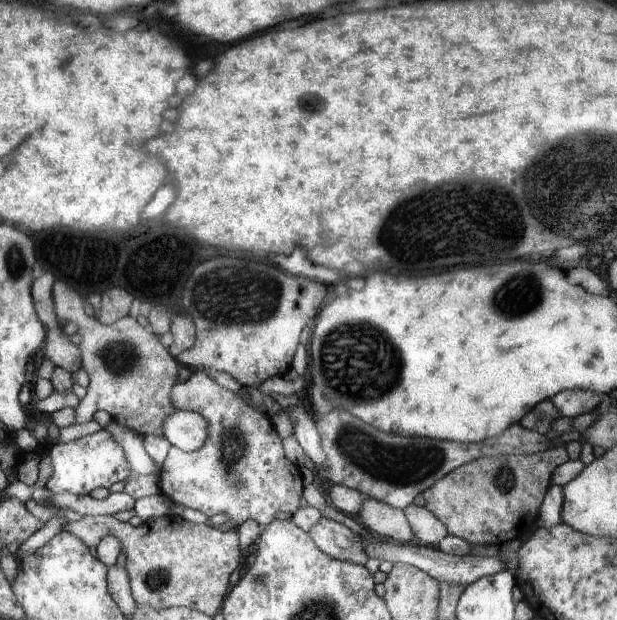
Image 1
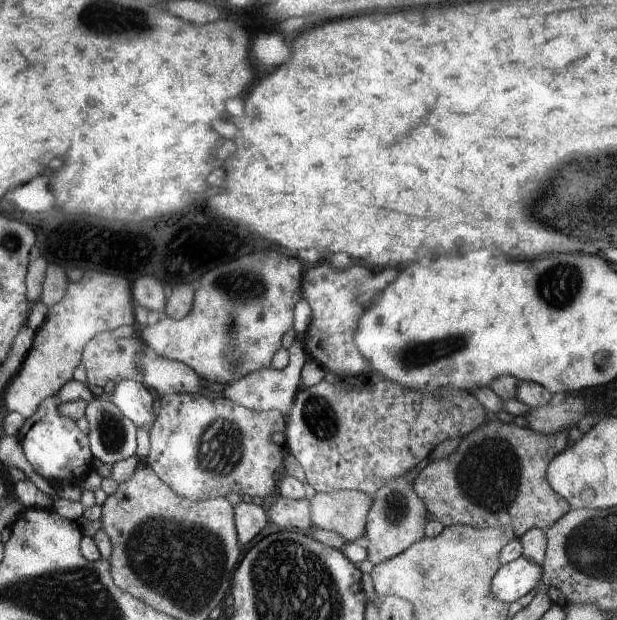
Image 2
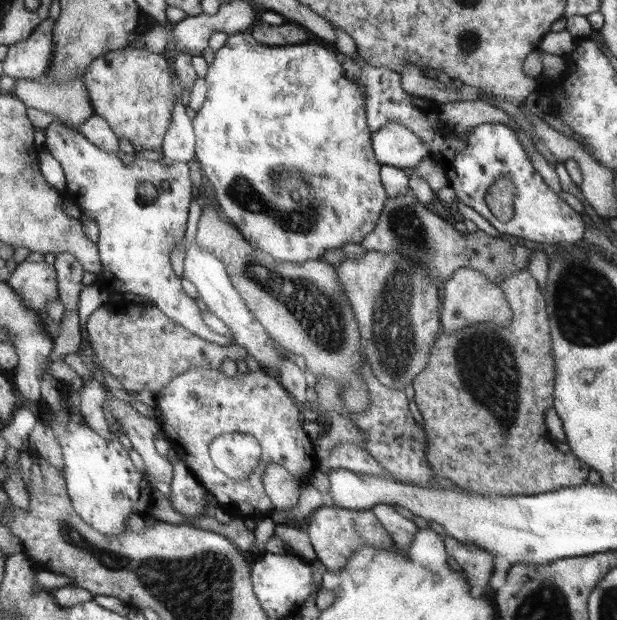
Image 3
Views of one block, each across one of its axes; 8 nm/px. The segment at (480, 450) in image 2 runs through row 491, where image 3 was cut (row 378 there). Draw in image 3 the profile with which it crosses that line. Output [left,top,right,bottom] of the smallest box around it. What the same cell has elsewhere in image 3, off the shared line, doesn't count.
[411,268,589,498]

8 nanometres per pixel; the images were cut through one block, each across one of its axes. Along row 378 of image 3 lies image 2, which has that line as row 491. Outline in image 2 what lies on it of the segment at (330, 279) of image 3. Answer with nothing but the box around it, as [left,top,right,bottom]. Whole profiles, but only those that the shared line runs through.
[311,490,373,544]

